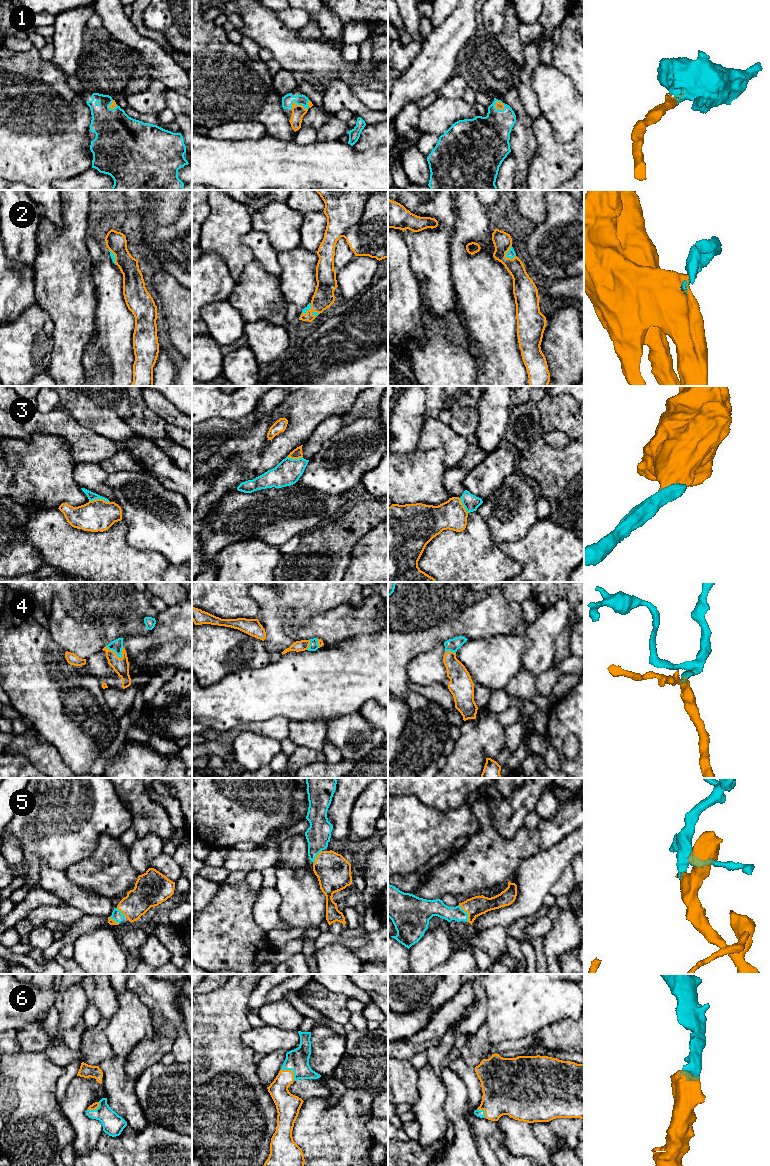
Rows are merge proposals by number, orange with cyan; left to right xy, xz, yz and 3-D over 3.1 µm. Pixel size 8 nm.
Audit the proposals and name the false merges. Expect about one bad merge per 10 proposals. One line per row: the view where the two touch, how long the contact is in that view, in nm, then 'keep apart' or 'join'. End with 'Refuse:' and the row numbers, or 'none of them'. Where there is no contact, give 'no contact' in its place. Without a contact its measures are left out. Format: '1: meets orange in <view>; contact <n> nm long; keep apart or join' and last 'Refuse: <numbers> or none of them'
1: meets orange in xz; contact 160 nm long; join
2: meets orange in yz; contact 120 nm long; join
3: meets orange in xy; contact 170 nm long; join
4: meets orange in xy; contact 170 nm long; join
5: meets orange in yz; contact 150 nm long; join
6: meets orange in xz; contact 150 nm long; join
Refuse: none of them

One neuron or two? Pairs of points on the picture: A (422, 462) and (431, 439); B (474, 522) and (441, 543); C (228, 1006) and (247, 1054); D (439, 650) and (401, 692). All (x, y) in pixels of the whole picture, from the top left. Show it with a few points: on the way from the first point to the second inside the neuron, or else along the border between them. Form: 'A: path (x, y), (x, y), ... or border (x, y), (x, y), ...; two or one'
A: border (416, 448), (441, 448), (444, 451), (445, 465); two
B: path (470, 532), (459, 543), (451, 543); one
C: path (228, 1018), (228, 1037), (235, 1044); one
D: border (414, 656), (407, 666), (407, 679); two

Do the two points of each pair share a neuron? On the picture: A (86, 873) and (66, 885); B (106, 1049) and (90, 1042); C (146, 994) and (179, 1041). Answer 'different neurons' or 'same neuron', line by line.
A: different neurons
B: same neuron
C: same neuron

